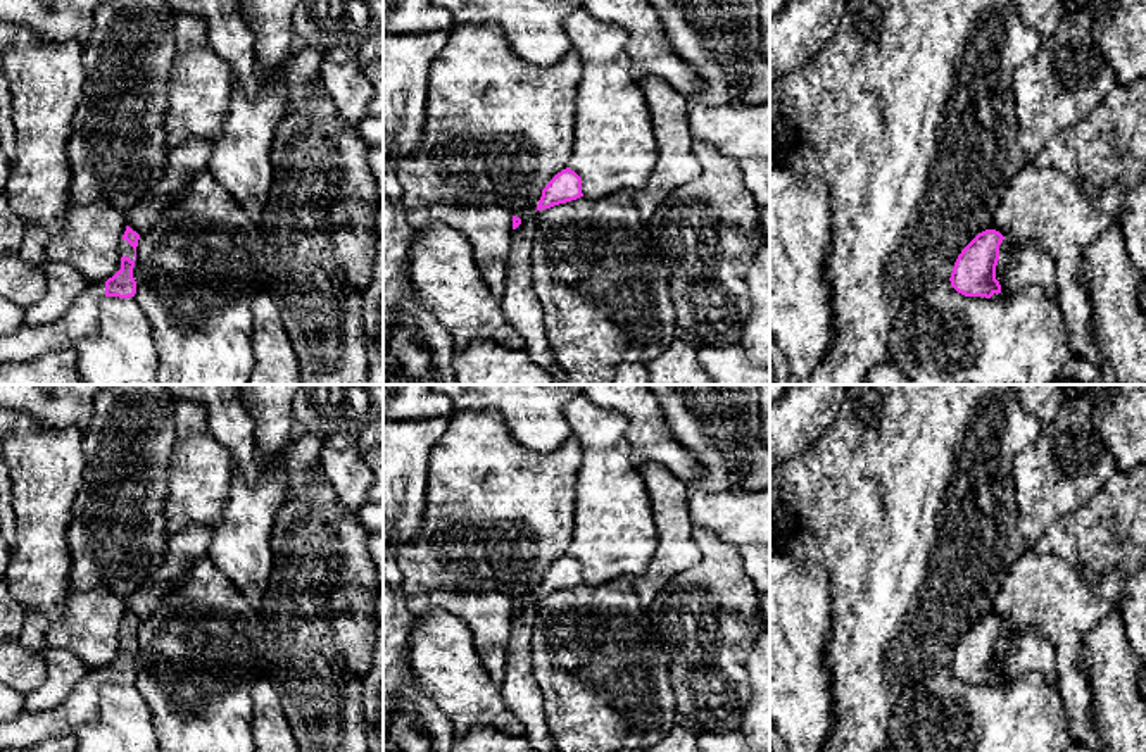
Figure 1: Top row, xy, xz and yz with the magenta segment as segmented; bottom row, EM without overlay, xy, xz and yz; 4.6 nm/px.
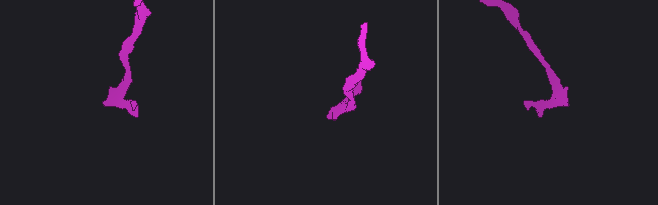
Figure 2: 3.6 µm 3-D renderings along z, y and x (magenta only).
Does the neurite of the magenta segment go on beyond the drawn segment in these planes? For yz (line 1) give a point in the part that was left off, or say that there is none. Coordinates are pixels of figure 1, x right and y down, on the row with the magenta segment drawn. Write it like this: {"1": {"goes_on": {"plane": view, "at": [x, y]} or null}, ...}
{"1": {"goes_on": null}}

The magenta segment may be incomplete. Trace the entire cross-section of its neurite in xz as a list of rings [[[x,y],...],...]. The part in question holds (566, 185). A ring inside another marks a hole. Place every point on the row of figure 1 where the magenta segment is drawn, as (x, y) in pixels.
[[[570,167],[557,172],[542,190],[537,210],[551,209],[583,197],[582,178]]]

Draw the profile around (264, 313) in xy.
[[[268,288],[254,295],[250,309],[254,367],[249,385],[302,385],[299,357]]]

